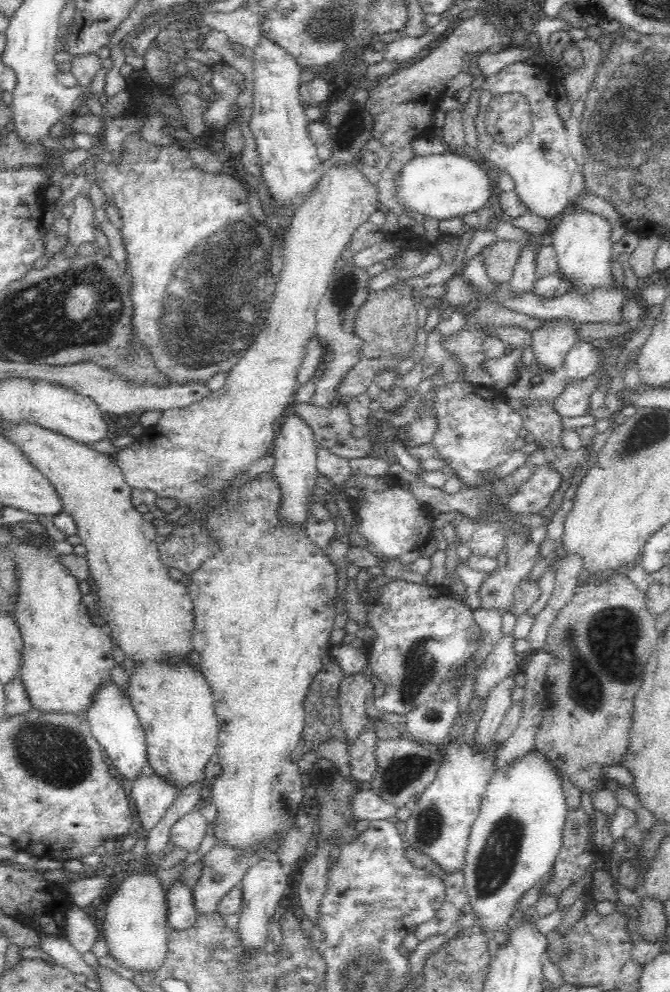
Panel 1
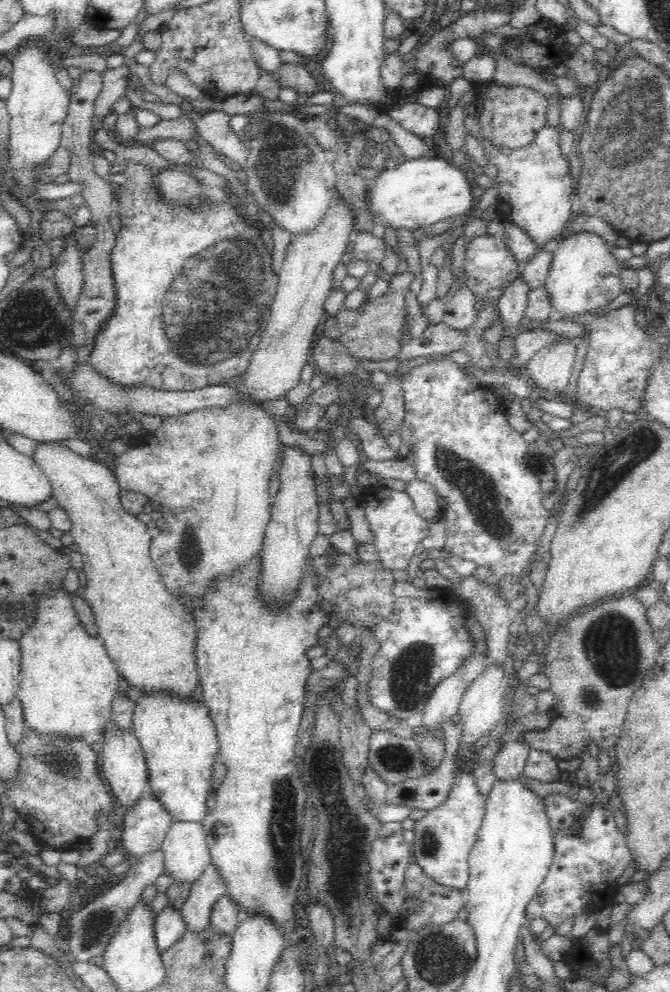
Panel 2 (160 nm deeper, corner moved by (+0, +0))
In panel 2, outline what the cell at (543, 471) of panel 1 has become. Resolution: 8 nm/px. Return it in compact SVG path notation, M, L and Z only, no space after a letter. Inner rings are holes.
M448 358L428 362L413 368L410 372L402 376L400 386L402 387L405 400L405 415L400 424L400 454L402 458L412 463L412 466L416 469L416 478L428 480L428 482L432 483L436 487L436 491L438 491L438 496L441 496L447 502L445 504L447 506L446 510L441 512L441 515L446 517L446 526L448 527L448 530L446 530L446 544L444 544L444 549L456 557L474 561L478 566L478 570L474 574L475 578L489 580L489 582L501 582L508 574L517 577L529 565L528 560L533 556L533 552L536 550L536 546L538 546L538 540L542 538L542 532L544 532L544 527L550 516L550 512L543 507L542 501L544 494L536 475L532 473L534 472L534 468L526 467L527 459L524 459L524 454L526 454L528 443L522 439L522 433L516 431L510 425L508 415L506 415L505 411L505 400L493 388L474 381L473 378L464 372L464 368L460 368L456 362Z

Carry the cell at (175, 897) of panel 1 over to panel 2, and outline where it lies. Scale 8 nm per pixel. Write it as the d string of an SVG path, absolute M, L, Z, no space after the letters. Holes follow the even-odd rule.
M169 904L156 916L154 933L160 950L171 947L186 934L187 930L188 926L181 908Z

